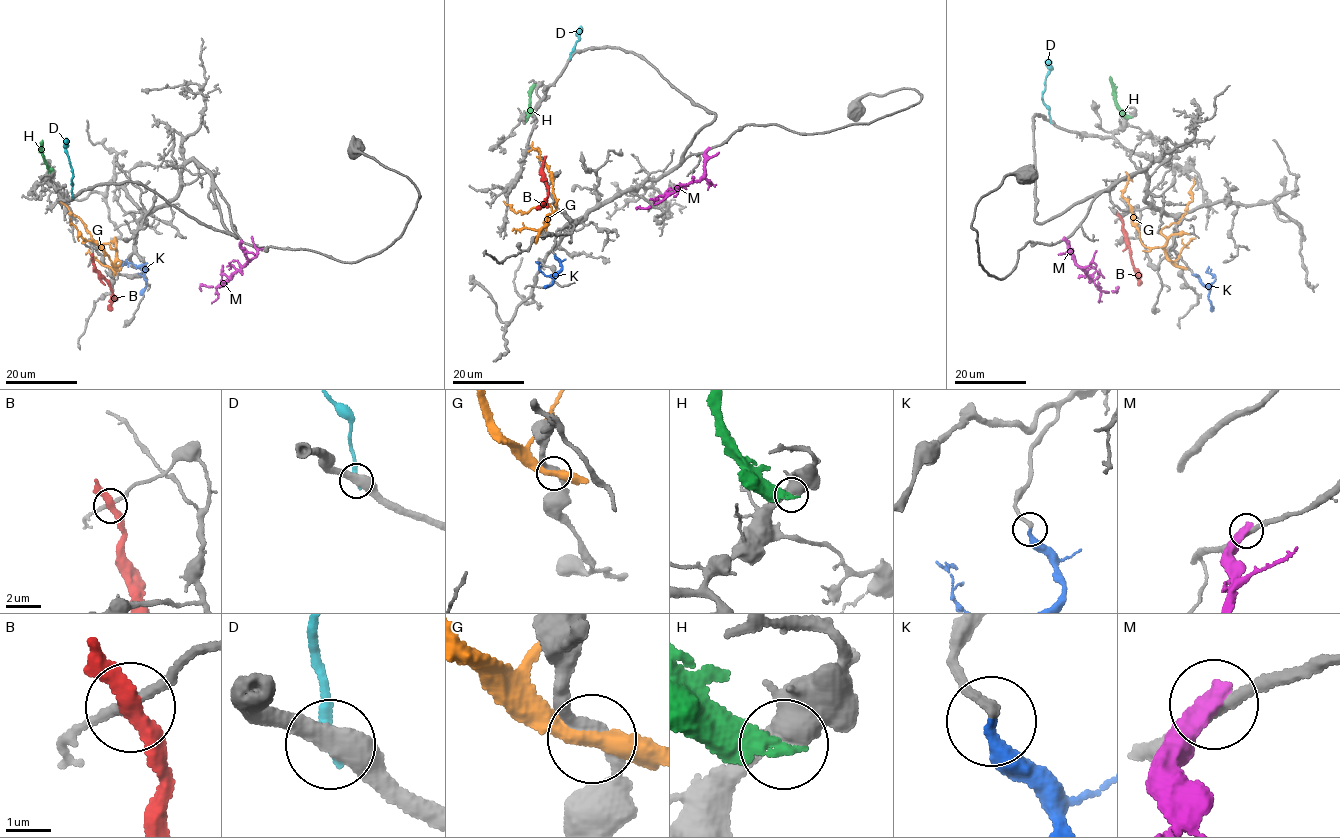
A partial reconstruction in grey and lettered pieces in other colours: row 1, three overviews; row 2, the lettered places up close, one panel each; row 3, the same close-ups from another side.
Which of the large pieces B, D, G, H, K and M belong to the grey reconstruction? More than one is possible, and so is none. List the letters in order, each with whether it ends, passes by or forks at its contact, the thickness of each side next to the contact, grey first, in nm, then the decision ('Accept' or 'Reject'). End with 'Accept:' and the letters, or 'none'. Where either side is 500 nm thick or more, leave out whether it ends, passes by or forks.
B: It passes by. Thickness 200 nm (grey) against 320 nm. Reject
D: Thickness 500 nm (grey) against 240 nm. Reject
G: It passes by. Thickness 280 nm (grey) against 440 nm. Reject
H: It passes by. Thickness 360 nm (grey) against 260 nm. Reject
K: It ends there. Thickness 240 nm (grey) against 320 nm. Accept
M: Thickness 240 nm (grey) against 600 nm. Reject
Accept: K

